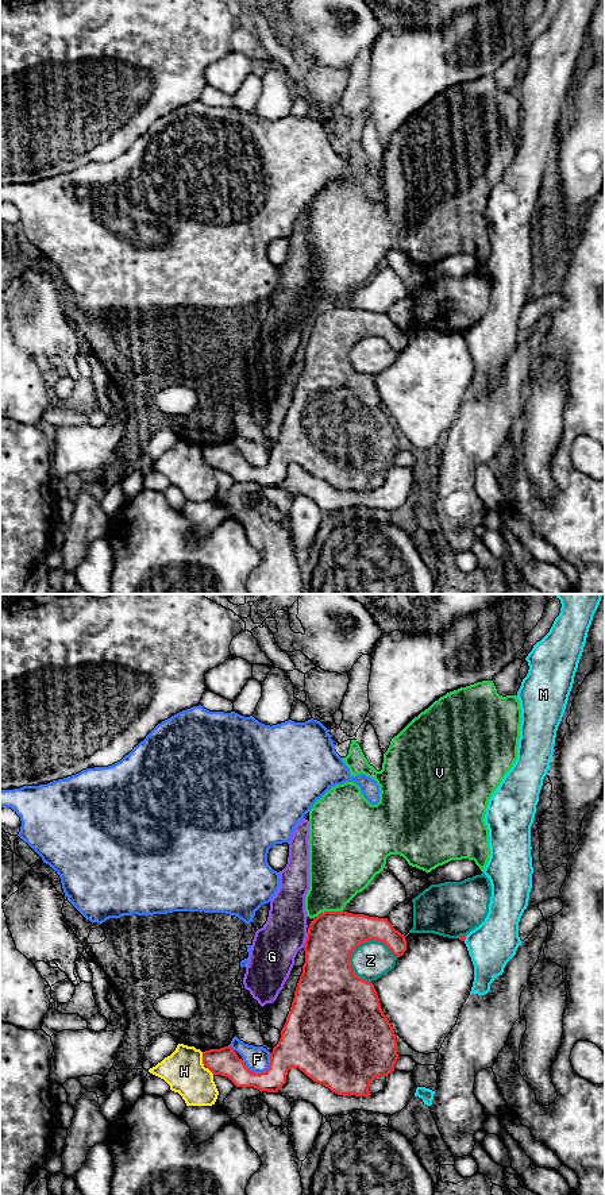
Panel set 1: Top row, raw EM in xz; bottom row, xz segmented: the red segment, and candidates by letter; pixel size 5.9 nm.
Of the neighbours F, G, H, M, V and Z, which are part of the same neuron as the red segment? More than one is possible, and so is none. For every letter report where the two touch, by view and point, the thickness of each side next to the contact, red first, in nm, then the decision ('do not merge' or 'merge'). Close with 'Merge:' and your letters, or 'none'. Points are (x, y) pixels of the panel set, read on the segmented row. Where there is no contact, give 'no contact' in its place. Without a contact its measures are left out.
F: meets red in xz at (261, 1072); 220 nm thick on the red side, 160 nm on the other; do not merge
G: meets red in xz at (305, 940); 300 nm thick on the red side, 280 nm on the other; do not merge
H: meets red in xz at (203, 1059); 170 nm thick on the red side, 240 nm on the other; do not merge
M: meets red in xz at (465, 939); 30 nm thick on the red side, 280 nm on the other; do not merge
V: meets red in xz at (328, 912); 300 nm thick on the red side, 360 nm on the other; do not merge
Z: meets red in xz at (369, 940); 300 nm thick on the red side, 220 nm on the other; do not merge
Merge: none

